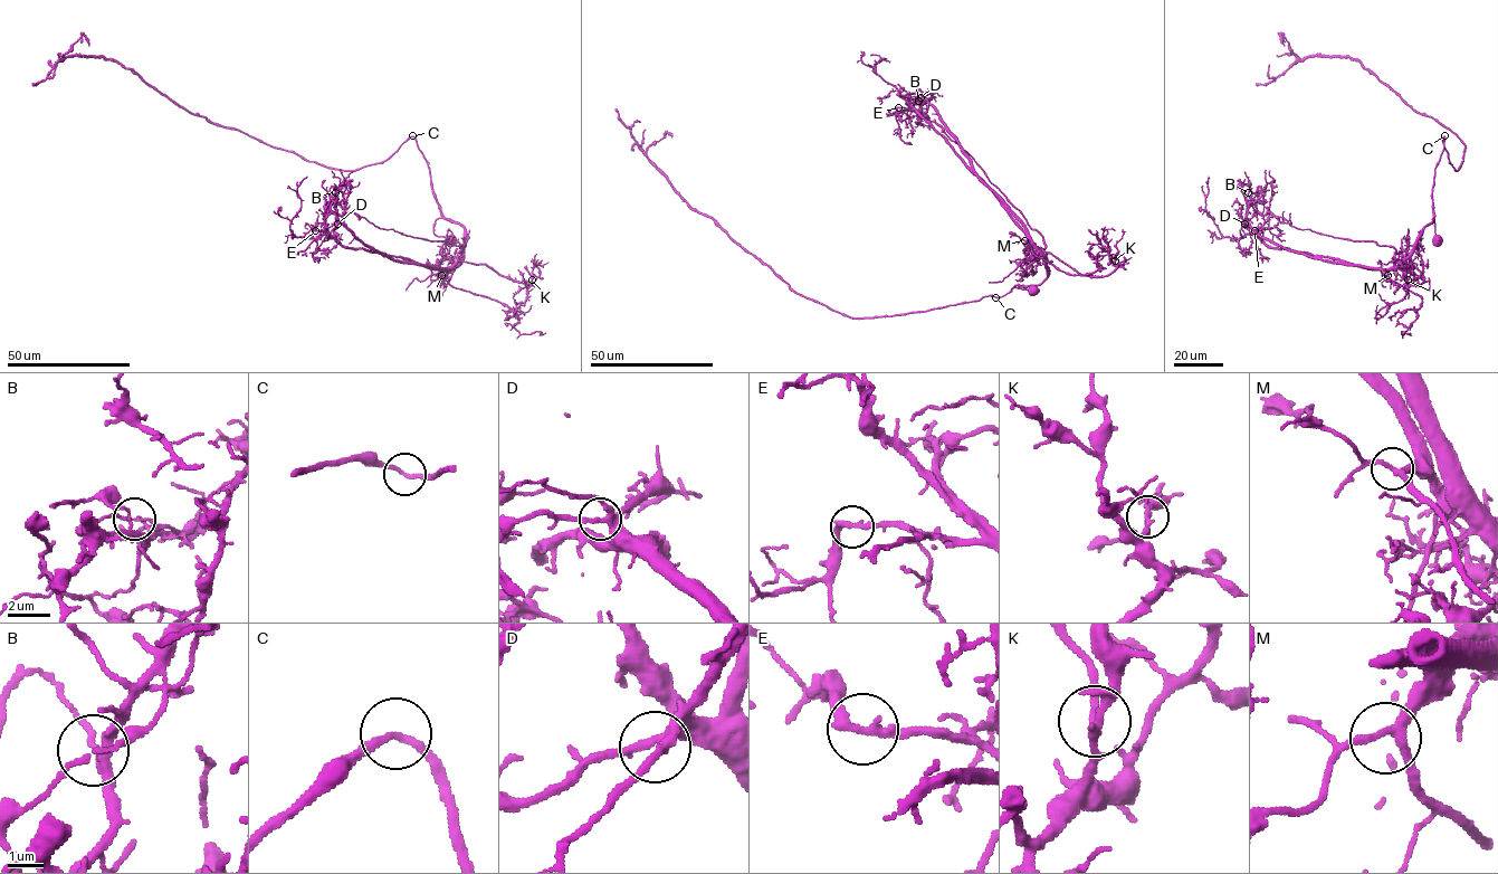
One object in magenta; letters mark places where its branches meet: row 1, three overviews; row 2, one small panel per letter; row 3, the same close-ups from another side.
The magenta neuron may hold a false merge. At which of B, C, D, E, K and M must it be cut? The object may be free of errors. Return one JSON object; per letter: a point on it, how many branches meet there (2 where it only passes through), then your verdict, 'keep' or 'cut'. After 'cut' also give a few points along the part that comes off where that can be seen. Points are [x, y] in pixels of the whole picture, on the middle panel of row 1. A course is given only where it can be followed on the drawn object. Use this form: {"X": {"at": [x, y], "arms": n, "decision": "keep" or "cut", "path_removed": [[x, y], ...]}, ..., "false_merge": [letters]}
{"B": {"at": [918, 101], "arms": 2, "decision": "cut", "path_removed": [[918, 101], [917, 121], [918, 111], [989, 188], [1034, 255], [1074, 275], [1099, 269], [1104, 256], [1128, 263]]}, "C": {"at": [995, 297], "arms": 2, "decision": "keep"}, "D": {"at": [921, 97], "arms": 3, "decision": "keep"}, "E": {"at": [898, 107], "arms": 2, "decision": "keep"}, "K": {"at": [1115, 260], "arms": 3, "decision": "keep"}, "M": {"at": [1024, 240], "arms": 3, "decision": "keep"}, "false_merge": ["B"]}

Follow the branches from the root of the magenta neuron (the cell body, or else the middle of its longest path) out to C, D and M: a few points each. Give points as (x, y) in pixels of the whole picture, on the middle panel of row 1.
C: (1032, 288), (1015, 285), (1004, 295), (995, 297)
D: (1032, 288), (1017, 288), (1039, 285), (1047, 277), (1047, 258), (1024, 224), (980, 178), (940, 114), (921, 97)
M: (1032, 288), (1017, 288), (1039, 285), (1047, 277), (1047, 259), (1024, 240)

